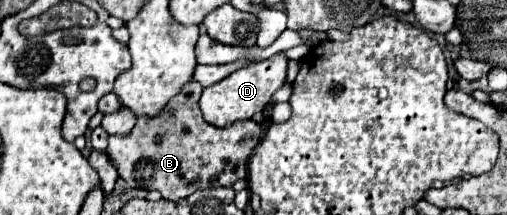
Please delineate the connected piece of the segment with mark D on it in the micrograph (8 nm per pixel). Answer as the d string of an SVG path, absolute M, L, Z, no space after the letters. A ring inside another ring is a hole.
M280 52L268 60L248 64L248 66L236 70L234 74L230 74L228 78L224 78L222 82L216 82L216 84L204 88L202 98L200 98L200 110L204 114L204 120L212 126L226 128L238 120L252 118L256 112L264 110L270 104L274 92L278 88L282 88L282 84L286 82L286 68L288 68L288 58Z

